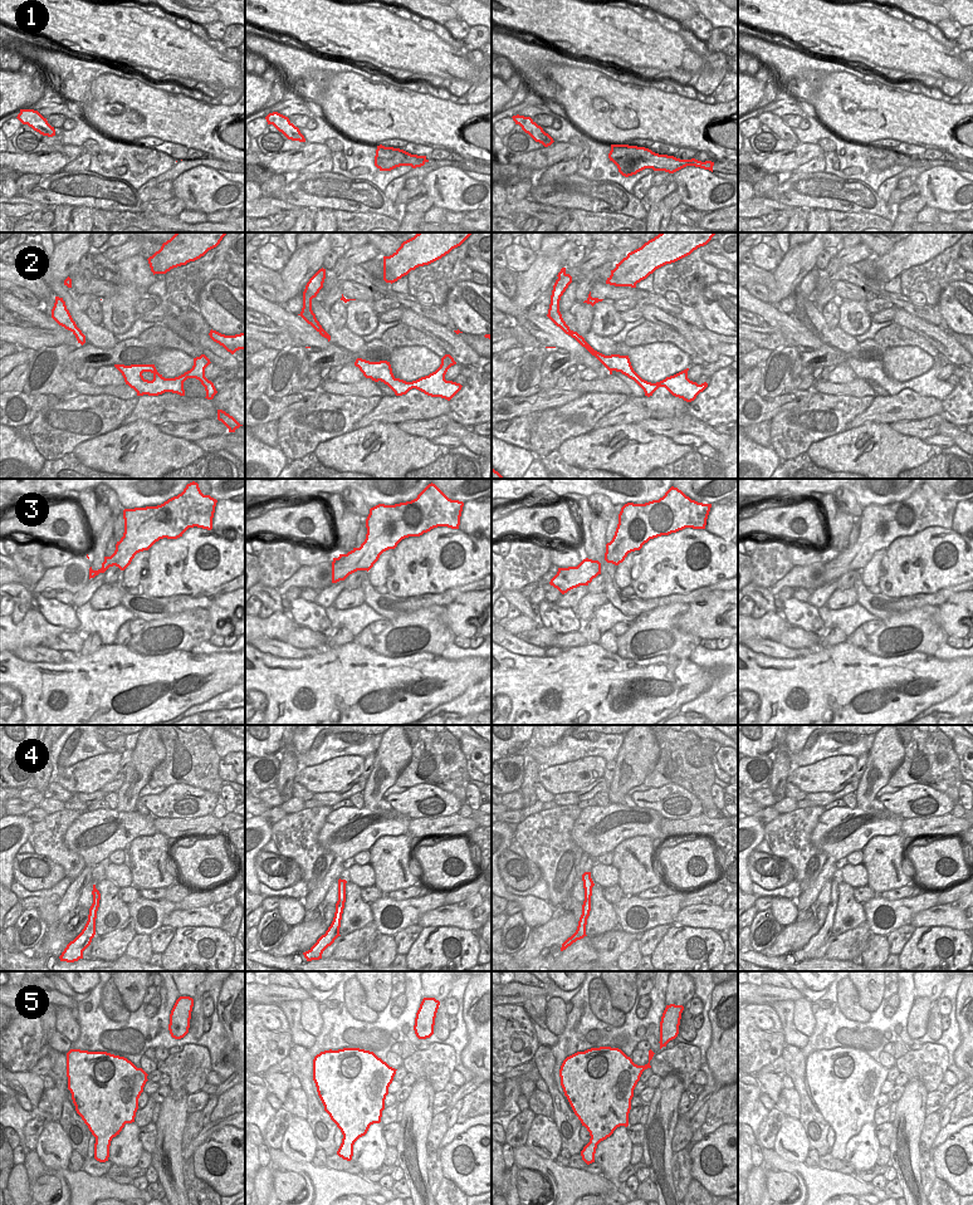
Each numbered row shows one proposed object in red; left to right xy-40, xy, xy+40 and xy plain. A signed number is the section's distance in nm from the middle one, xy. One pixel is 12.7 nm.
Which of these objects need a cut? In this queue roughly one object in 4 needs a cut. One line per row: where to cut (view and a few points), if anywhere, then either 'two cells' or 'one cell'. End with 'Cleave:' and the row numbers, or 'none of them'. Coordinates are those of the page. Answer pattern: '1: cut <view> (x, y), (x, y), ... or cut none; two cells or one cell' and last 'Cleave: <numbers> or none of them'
1: cut xy+40 (532, 137), (538, 135), (552, 138); two cells
2: cut none; one cell
3: cut none; one cell
4: cut none; one cell
5: cut xy+40 (581, 1152), (587, 1157), (587, 1164); two cells
Cleave: 1, 5

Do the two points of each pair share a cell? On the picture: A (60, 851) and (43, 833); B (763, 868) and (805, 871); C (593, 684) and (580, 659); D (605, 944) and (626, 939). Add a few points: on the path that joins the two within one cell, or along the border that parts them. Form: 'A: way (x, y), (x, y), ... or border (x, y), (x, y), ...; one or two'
A: way (57, 847), (47, 837); one
B: border (773, 853), (783, 857), (791, 865), (795, 880); two
C: way (587, 677), (580, 670), (580, 665); one
D: way (610, 940), (621, 940); one

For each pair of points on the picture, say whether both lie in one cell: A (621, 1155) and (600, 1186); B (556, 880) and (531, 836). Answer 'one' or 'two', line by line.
A: two
B: one

